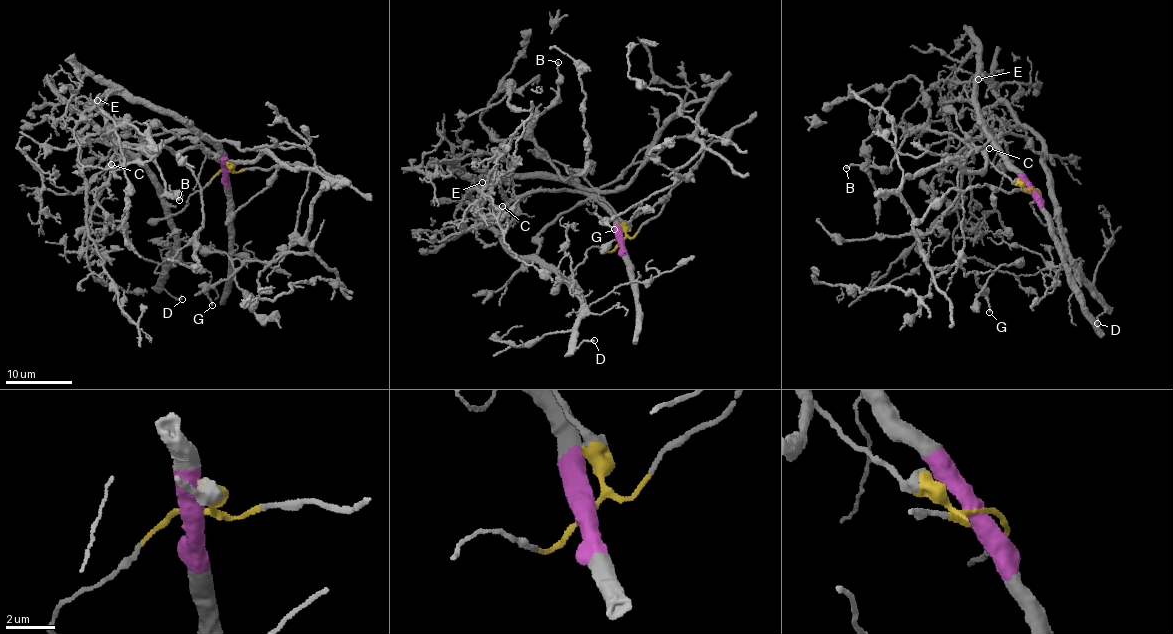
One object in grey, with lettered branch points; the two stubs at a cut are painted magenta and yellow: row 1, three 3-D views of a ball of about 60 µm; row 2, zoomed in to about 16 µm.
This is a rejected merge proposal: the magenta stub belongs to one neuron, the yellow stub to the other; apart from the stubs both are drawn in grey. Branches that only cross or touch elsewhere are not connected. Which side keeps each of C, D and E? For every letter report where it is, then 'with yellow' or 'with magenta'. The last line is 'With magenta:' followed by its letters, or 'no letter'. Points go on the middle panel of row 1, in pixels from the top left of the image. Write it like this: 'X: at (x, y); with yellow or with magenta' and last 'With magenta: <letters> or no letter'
C: at (502, 206); with magenta
D: at (594, 340); with yellow
E: at (482, 182); with magenta
With magenta: C, E

